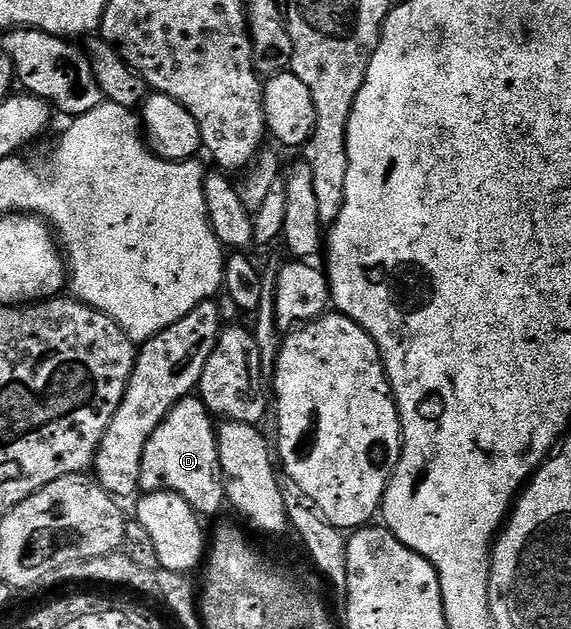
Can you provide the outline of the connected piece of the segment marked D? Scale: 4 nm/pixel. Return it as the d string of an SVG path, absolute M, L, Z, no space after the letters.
M192 394L177 402L161 424L153 430L149 442L145 442L145 454L141 458L140 489L149 492L175 492L200 517L215 516L225 508L225 481L219 461L219 438L217 424L210 412L203 405L198 395Z

